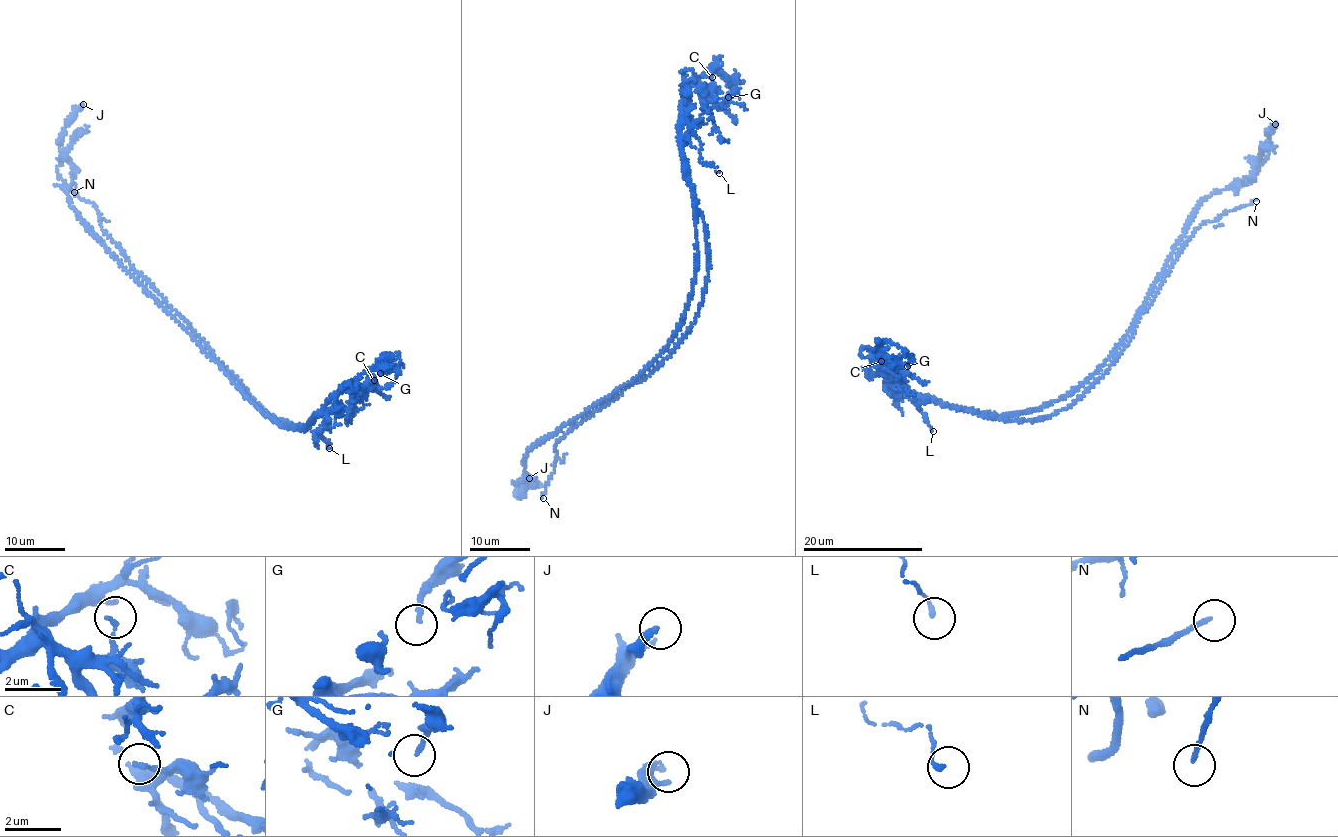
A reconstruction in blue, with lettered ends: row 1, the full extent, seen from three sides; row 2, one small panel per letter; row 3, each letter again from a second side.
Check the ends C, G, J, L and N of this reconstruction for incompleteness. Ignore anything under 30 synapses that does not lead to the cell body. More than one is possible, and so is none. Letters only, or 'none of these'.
N

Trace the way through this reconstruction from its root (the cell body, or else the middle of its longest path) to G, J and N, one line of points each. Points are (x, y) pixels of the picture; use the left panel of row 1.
G: (278, 425), (306, 430), (331, 395), (367, 372), (386, 353), (391, 358), (380, 373)
J: (278, 425), (125, 271), (71, 207), (66, 185), (58, 170), (62, 153), (60, 135), (66, 120), (83, 104)
N: (278, 425), (300, 426), (274, 417), (248, 394), (189, 323), (133, 267), (102, 228), (95, 206), (74, 192)

